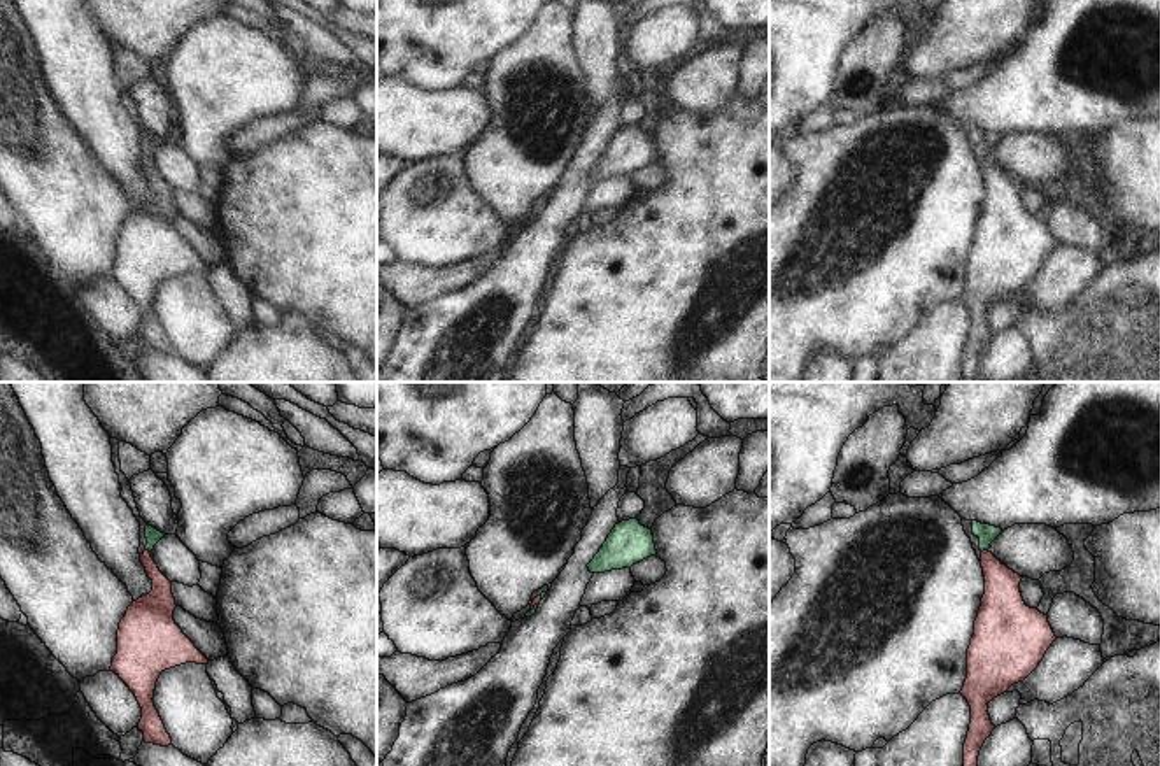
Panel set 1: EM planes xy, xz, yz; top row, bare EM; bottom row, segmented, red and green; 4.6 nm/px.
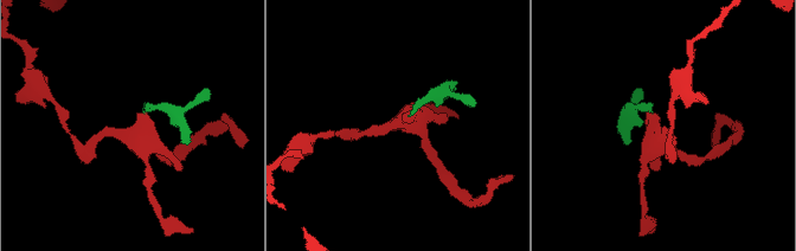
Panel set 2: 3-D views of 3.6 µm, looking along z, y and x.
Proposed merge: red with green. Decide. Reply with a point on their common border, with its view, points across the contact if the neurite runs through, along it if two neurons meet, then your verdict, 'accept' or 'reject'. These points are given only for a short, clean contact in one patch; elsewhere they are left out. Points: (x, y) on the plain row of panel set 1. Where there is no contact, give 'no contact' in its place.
meets red in yz at (983, 158); runs through yz (1003, 209), (1003, 193), (983, 158), (987, 141); accept

